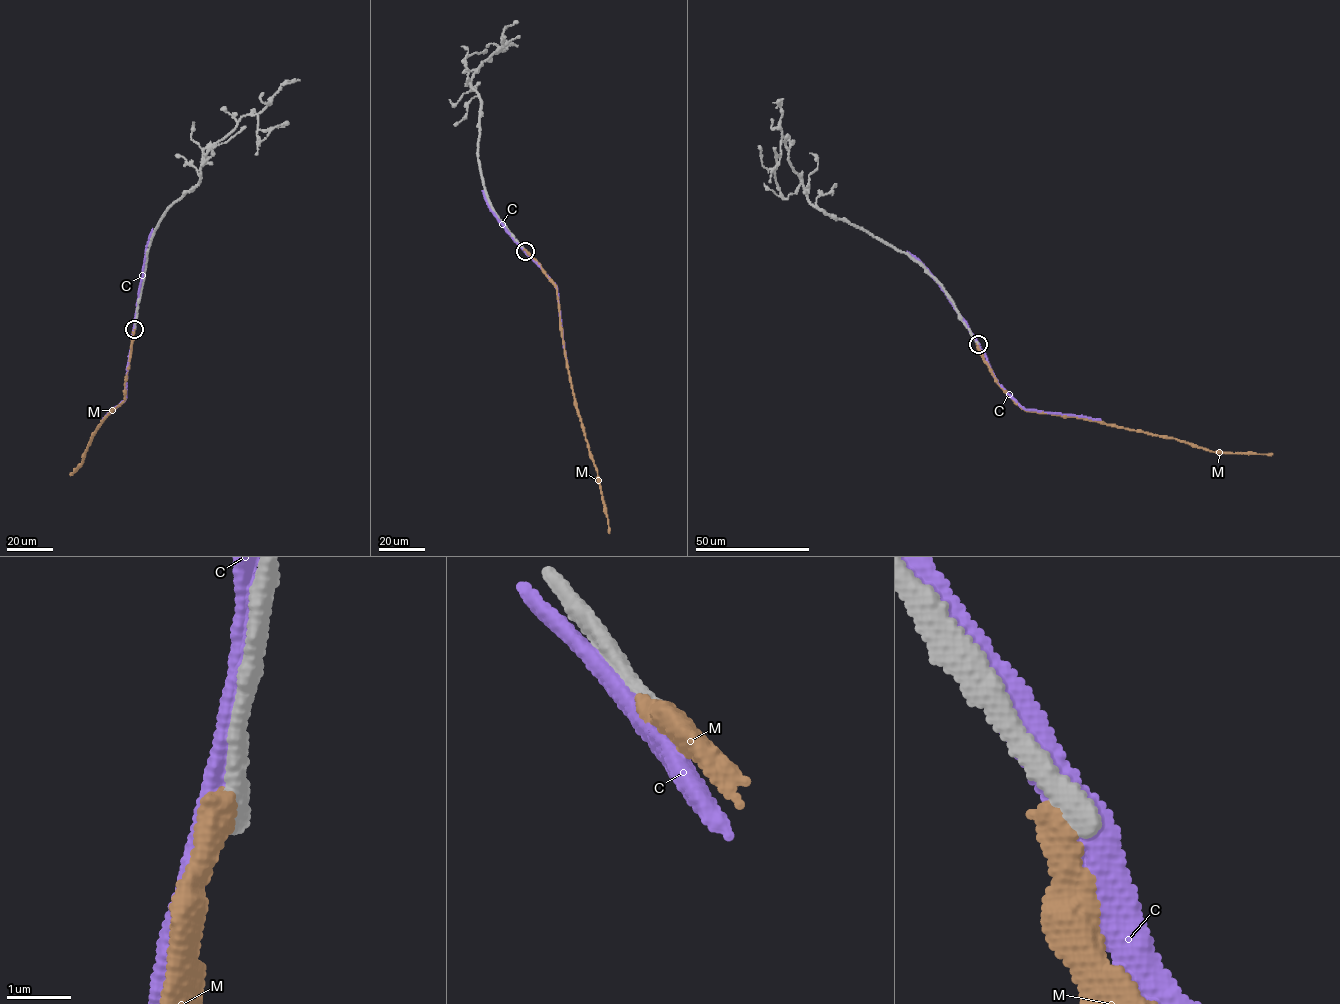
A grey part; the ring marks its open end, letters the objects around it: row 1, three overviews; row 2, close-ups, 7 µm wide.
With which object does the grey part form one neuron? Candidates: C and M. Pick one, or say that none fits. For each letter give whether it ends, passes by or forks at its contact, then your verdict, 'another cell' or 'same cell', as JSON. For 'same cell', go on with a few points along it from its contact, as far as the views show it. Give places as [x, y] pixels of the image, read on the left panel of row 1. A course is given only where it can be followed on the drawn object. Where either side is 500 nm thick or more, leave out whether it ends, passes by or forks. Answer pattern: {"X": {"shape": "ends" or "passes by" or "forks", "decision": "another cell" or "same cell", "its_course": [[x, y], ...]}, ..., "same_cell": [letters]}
{"C": {"shape": "passes by", "decision": "another cell"}, "M": {"shape": "ends", "decision": "another cell"}, "same_cell": []}

